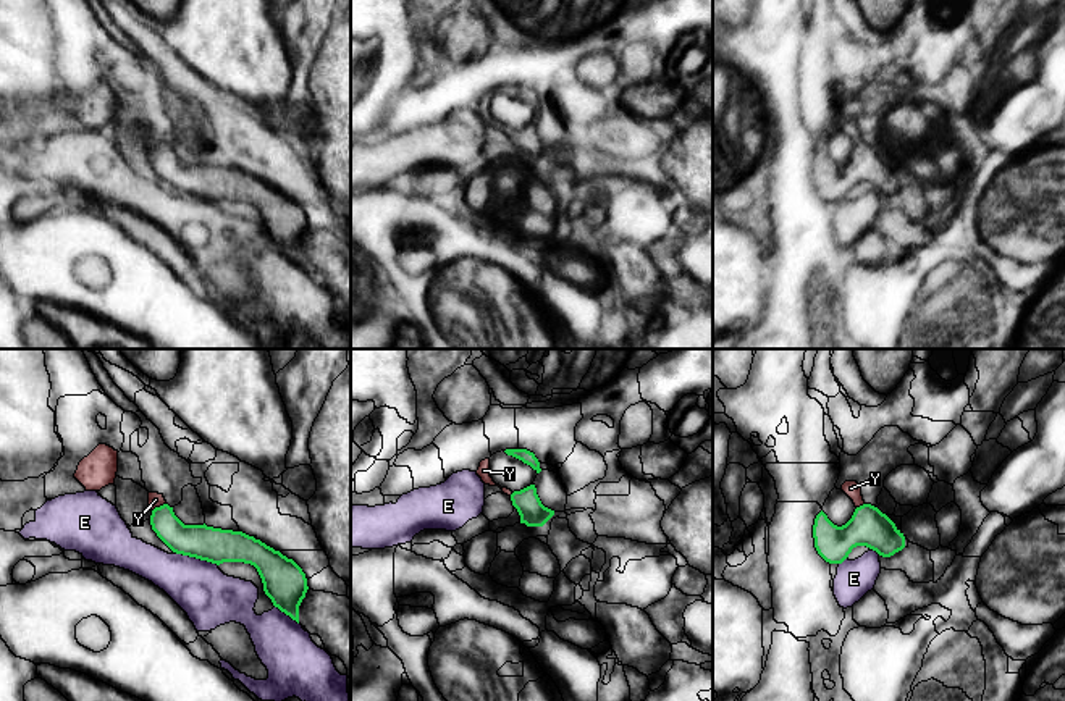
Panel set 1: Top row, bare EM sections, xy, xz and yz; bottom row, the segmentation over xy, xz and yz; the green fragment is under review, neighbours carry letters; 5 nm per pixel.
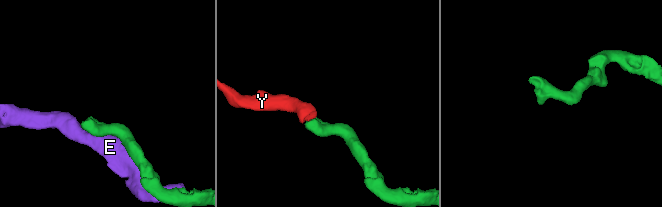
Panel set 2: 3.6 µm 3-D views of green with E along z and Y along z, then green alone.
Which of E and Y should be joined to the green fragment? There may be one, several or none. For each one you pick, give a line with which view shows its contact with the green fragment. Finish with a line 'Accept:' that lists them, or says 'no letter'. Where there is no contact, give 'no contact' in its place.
Y: contact in xy
Accept: Y

